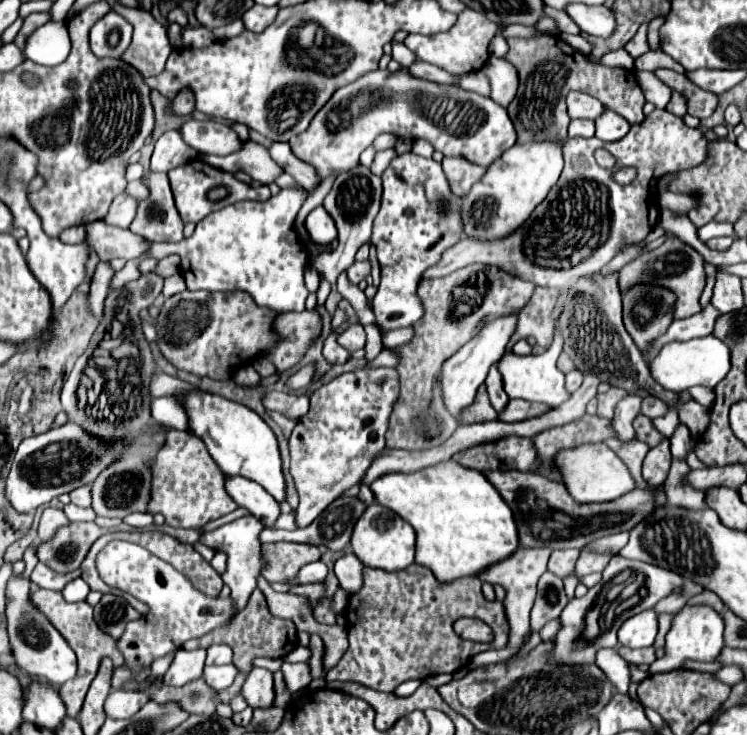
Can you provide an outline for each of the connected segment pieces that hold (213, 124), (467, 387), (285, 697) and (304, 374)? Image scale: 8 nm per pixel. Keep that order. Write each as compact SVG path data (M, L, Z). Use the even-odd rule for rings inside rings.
M189 119L179 131L183 141L197 149L199 153L229 155L231 151L237 151L241 143L231 127L225 127L217 121Z
M507 315L507 317L499 317L491 323L485 323L483 331L479 335L475 335L475 339L465 343L453 357L449 357L443 363L443 371L441 371L443 403L445 403L445 409L455 417L457 423L461 423L463 411L475 401L477 389L485 383L489 367L503 357L505 345L509 341L511 333L515 331L515 323L517 323L517 315Z
M277 671L275 673L275 707L285 707L287 705L287 701L289 701L289 691L285 689L285 681L283 681L283 675L281 675L281 671Z
M315 363L303 365L297 373L289 375L287 387L289 387L289 389L305 389L305 387L309 387L311 381L313 381L313 375L315 375L315 367L317 367Z

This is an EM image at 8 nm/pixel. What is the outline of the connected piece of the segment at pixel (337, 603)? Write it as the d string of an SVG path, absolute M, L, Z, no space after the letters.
M339 588L336 593L332 597L332 610L335 613L343 613L347 608L347 593L342 589Z

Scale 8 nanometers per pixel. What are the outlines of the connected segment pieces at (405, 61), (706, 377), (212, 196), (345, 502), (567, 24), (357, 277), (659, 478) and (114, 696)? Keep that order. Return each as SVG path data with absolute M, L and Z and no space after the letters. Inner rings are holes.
M393 41L393 59L395 59L397 63L401 63L403 67L409 67L417 57L415 57L403 43Z
M715 335L691 339L687 343L667 343L667 347L659 351L659 355L649 363L649 367L655 375L655 381L669 391L681 393L698 385L713 389L731 369L731 349Z
M193 159L177 169L169 171L169 181L171 181L171 189L173 189L173 197L179 209L179 215L185 223L193 221L201 221L203 217L207 217L213 211L219 211L227 205L233 205L237 201L245 201L245 199L253 199L253 201L267 201L269 199L269 187L261 185L261 187L251 187L243 181L239 181L233 173L215 169L199 159Z
M341 495L311 523L311 527L285 531L285 529L263 529L259 539L261 543L275 543L275 541L295 541L295 543L311 543L311 545L325 545L333 551L343 551L349 541L357 519L363 515L367 505L359 497Z
M547 7L545 15L553 17L553 19L559 23L559 29L561 29L563 33L573 33L573 35L579 35L579 33L581 33L581 29L579 29L579 27L573 23L573 19L571 19L571 17L569 17L565 11L557 11L557 9Z
M363 261L363 263L353 263L349 269L347 269L347 277L349 277L349 281L353 283L353 285L357 285L361 279L365 279L365 275L369 275L369 271L371 271L371 265L369 265L369 261Z
M663 439L657 447L653 447L642 464L642 477L649 487L659 487L665 483L671 469L671 453L669 439Z
M111 691L105 701L105 713L113 719L129 719L149 699L145 691Z

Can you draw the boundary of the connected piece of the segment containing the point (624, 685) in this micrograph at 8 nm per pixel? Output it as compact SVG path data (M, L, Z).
M601 649L597 653L597 665L607 675L607 679L613 681L613 687L617 693L629 695L631 669L629 669L629 663L623 661L615 649Z

